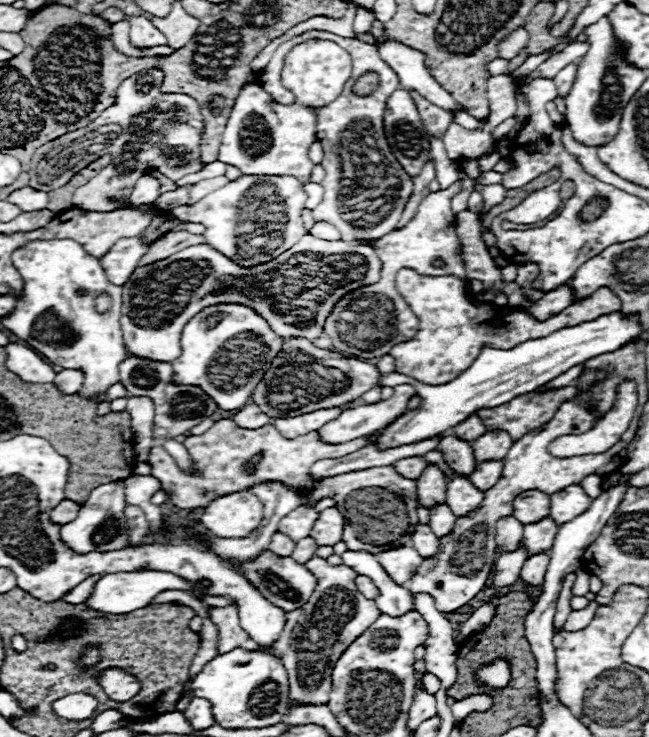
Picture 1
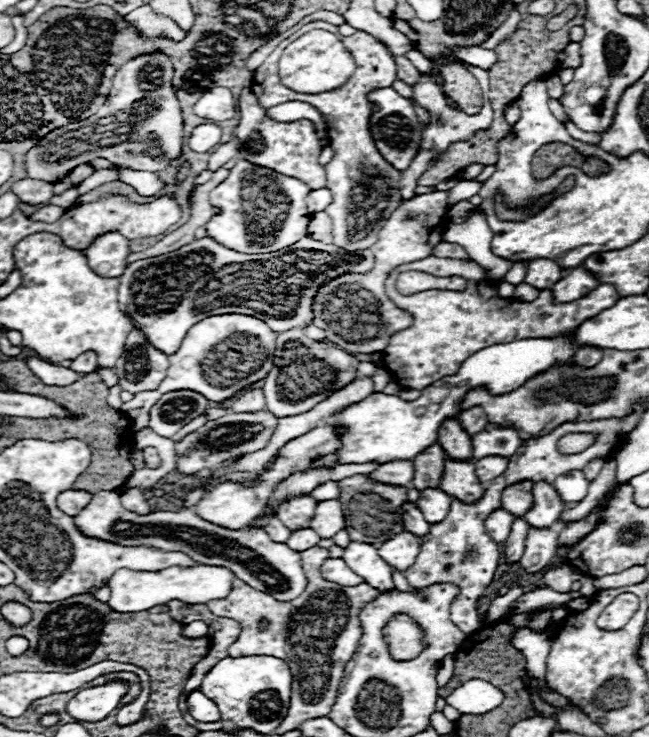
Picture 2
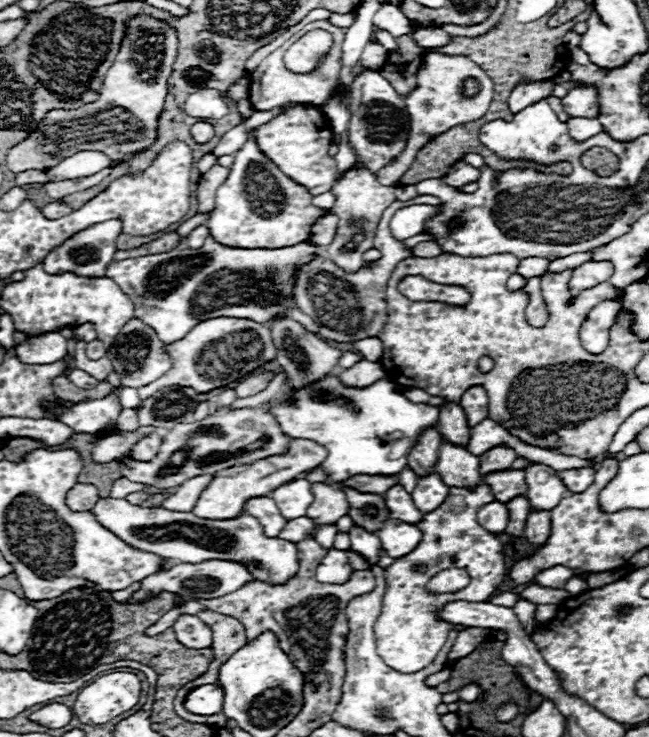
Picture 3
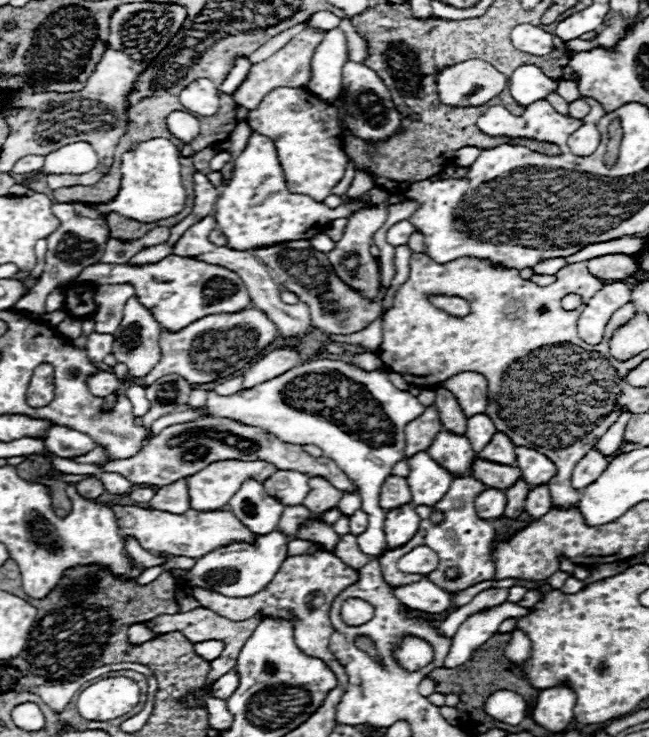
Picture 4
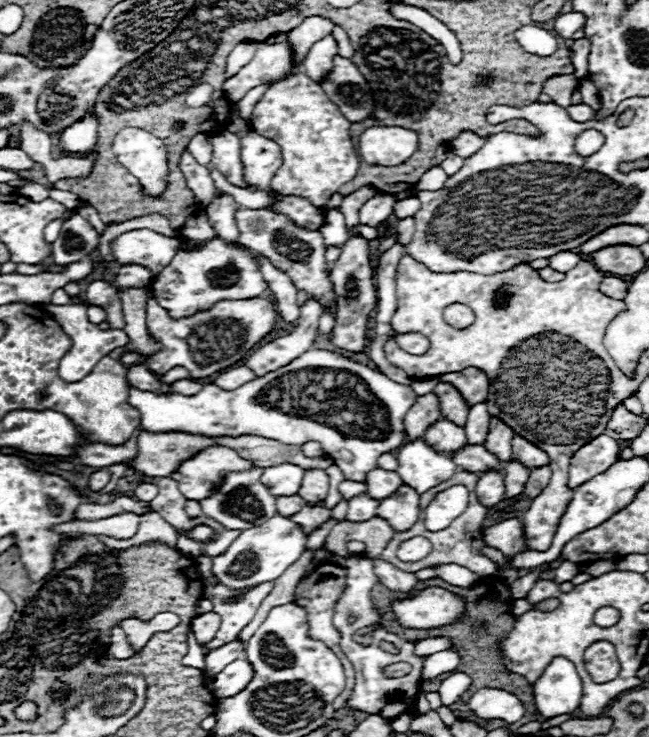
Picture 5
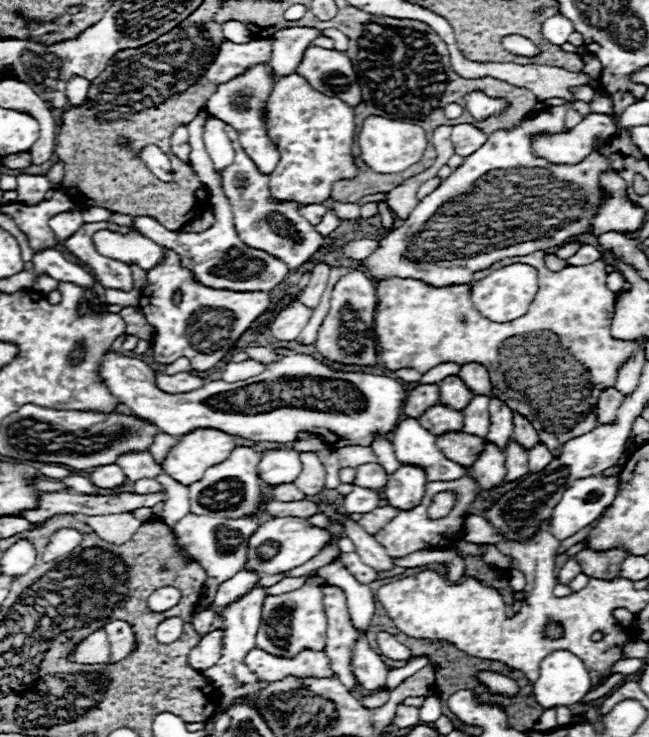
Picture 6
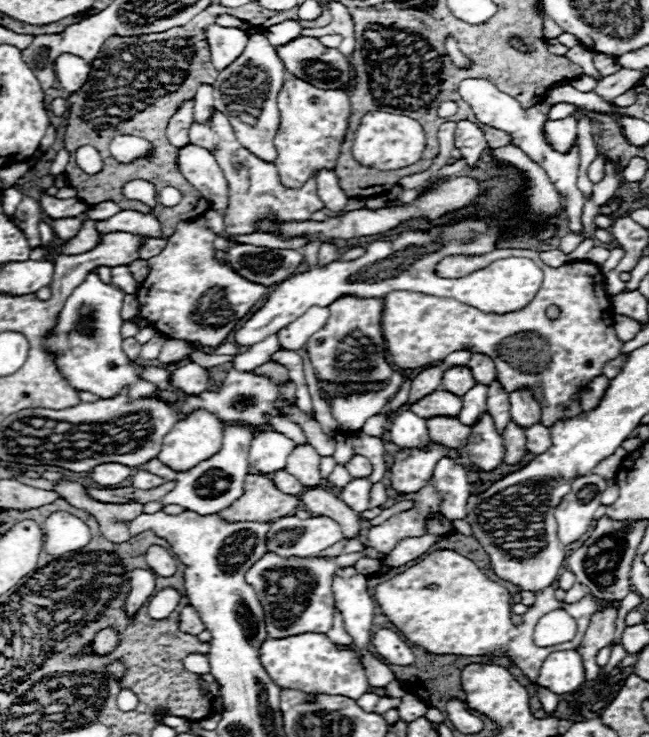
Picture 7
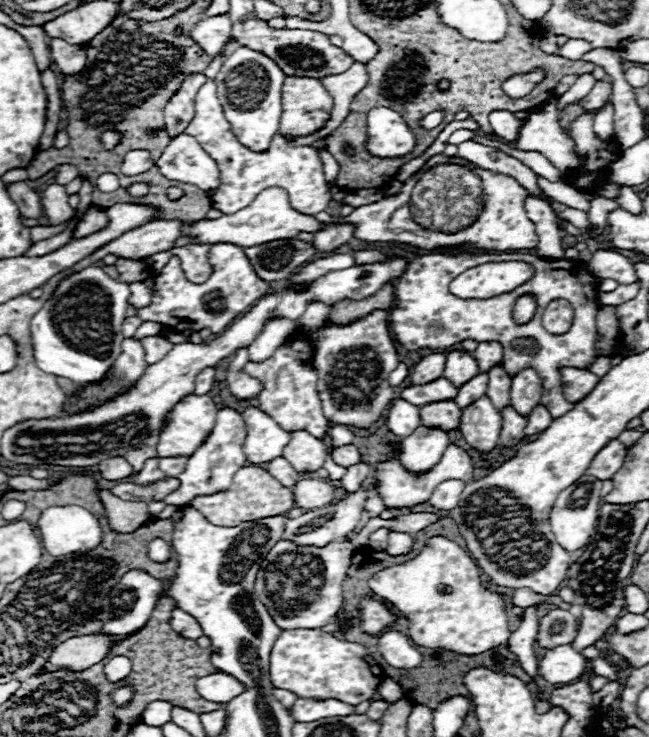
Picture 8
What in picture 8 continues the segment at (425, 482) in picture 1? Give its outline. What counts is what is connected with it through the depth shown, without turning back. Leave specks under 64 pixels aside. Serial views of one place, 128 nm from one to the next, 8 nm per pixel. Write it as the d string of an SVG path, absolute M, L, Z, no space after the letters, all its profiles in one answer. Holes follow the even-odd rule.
M432 352L428 356L424 356L412 370L410 374L410 382L414 384L426 384L430 380L436 380L442 376L444 372L444 364L446 364L446 352Z

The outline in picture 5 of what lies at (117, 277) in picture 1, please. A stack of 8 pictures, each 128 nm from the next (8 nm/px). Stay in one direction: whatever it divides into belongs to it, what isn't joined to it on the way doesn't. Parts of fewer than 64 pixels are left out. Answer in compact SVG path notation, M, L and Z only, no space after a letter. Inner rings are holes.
M53 186L49 188L49 197L62 203L66 208L76 207L77 203L80 203L76 194L56 189ZM74 214L52 244L54 264L72 264L84 260L98 246L96 230L80 214Z

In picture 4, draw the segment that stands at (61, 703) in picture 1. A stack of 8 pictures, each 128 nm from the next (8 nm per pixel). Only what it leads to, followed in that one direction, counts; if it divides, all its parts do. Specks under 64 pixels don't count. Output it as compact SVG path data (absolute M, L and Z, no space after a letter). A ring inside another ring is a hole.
M106 678L86 688L76 708L86 720L112 720L138 704L140 688L130 678Z

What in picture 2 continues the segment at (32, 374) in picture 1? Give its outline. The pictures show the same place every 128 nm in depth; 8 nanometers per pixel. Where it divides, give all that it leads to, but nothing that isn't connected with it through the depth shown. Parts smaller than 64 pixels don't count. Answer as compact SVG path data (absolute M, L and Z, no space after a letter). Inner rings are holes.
M26 358L26 364L30 366L30 370L44 382L44 384L52 384L52 386L68 386L74 384L78 378L82 378L82 374L76 374L70 368L62 368L62 366L54 366L50 362L42 362L38 358Z

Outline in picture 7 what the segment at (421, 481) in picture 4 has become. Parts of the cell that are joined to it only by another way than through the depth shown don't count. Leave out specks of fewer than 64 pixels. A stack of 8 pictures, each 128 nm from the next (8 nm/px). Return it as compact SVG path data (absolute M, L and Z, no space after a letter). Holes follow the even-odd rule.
M402 408L390 422L390 442L404 448L418 448L430 442L426 420L414 414L410 408ZM444 456L434 470L434 488L442 492L440 512L448 520L460 520L466 516L466 502L470 496L468 476L462 466L454 464L448 456Z

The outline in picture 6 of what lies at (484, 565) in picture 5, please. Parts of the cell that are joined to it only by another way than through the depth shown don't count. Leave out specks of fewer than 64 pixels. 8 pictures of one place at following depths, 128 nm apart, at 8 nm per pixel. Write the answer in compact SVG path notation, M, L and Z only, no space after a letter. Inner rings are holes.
M464 476L464 478L456 480L456 482L428 482L426 484L426 494L424 494L422 502L416 508L402 510L380 532L374 534L374 540L378 540L386 548L388 556L392 556L392 558L400 558L400 556L406 556L406 554L416 552L416 550L432 550L432 548L452 546L452 542L456 542L458 534L464 528L464 520L470 514L470 504L476 498L476 494L478 494L476 482L472 478L468 478L468 476ZM446 490L452 490L456 494L456 504L454 504L454 508L452 508L452 512L448 516L438 518L438 520L432 520L428 516L428 506L430 506L430 502L432 502L432 498L436 494L446 492Z

